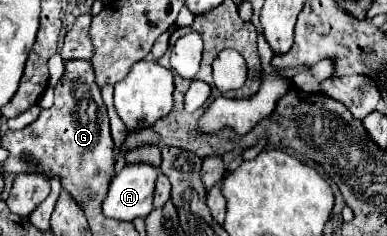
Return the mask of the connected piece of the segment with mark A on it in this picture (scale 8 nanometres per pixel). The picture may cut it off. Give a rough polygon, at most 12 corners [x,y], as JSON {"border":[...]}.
{"border":[[125,166],[109,184],[103,214],[145,218],[157,168]]}

